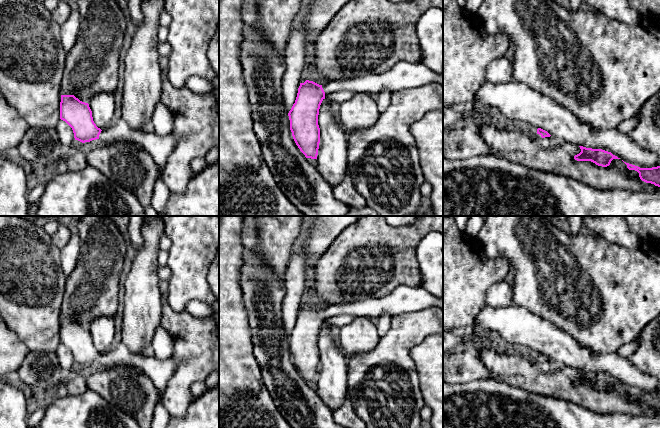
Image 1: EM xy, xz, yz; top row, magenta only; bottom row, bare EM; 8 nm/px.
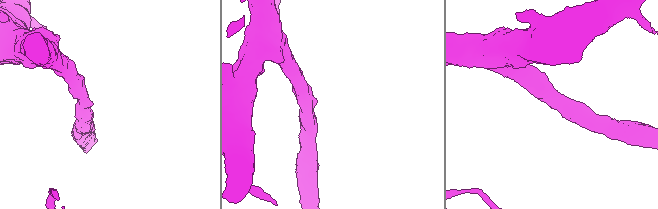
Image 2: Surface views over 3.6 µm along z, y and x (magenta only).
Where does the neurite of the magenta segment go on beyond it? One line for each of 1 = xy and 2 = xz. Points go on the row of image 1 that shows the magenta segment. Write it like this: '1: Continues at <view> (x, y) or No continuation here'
1: Continues at xy (159, 147)
2: Continues at xz (403, 75)

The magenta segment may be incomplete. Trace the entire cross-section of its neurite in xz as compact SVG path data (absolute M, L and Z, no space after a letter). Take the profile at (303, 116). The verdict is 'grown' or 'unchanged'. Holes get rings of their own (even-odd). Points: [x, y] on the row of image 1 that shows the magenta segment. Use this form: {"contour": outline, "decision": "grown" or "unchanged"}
{"contour": "M398 62L383 74L334 80L319 85L306 80L300 83L297 97L288 113L293 139L306 158L317 159L320 128L319 109L327 93L337 91L379 94L384 90L391 93L411 87L419 87L430 82L443 84L443 74L437 74L421 62Z", "decision": "grown"}

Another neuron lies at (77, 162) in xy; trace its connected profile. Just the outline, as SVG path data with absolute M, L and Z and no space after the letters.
M76 153L67 159L67 165L69 171L77 172L83 170L88 165L86 155L83 153Z

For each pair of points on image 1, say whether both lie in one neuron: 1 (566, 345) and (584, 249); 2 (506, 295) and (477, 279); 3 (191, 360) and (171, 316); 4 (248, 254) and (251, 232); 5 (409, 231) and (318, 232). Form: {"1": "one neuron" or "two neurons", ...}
{"1": "two neurons", "2": "two neurons", "3": "one neuron", "4": "one neuron", "5": "two neurons"}

